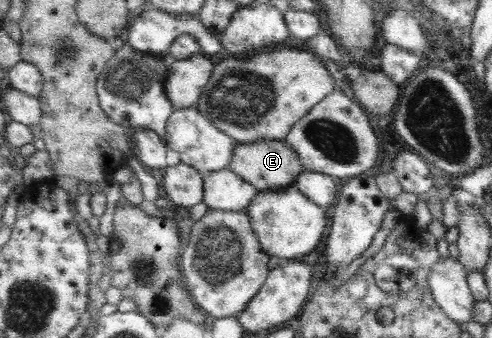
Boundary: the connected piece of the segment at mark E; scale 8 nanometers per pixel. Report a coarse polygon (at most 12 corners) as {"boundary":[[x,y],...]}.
{"boundary":[[286,140],[236,145],[231,168],[259,191],[305,170]]}

